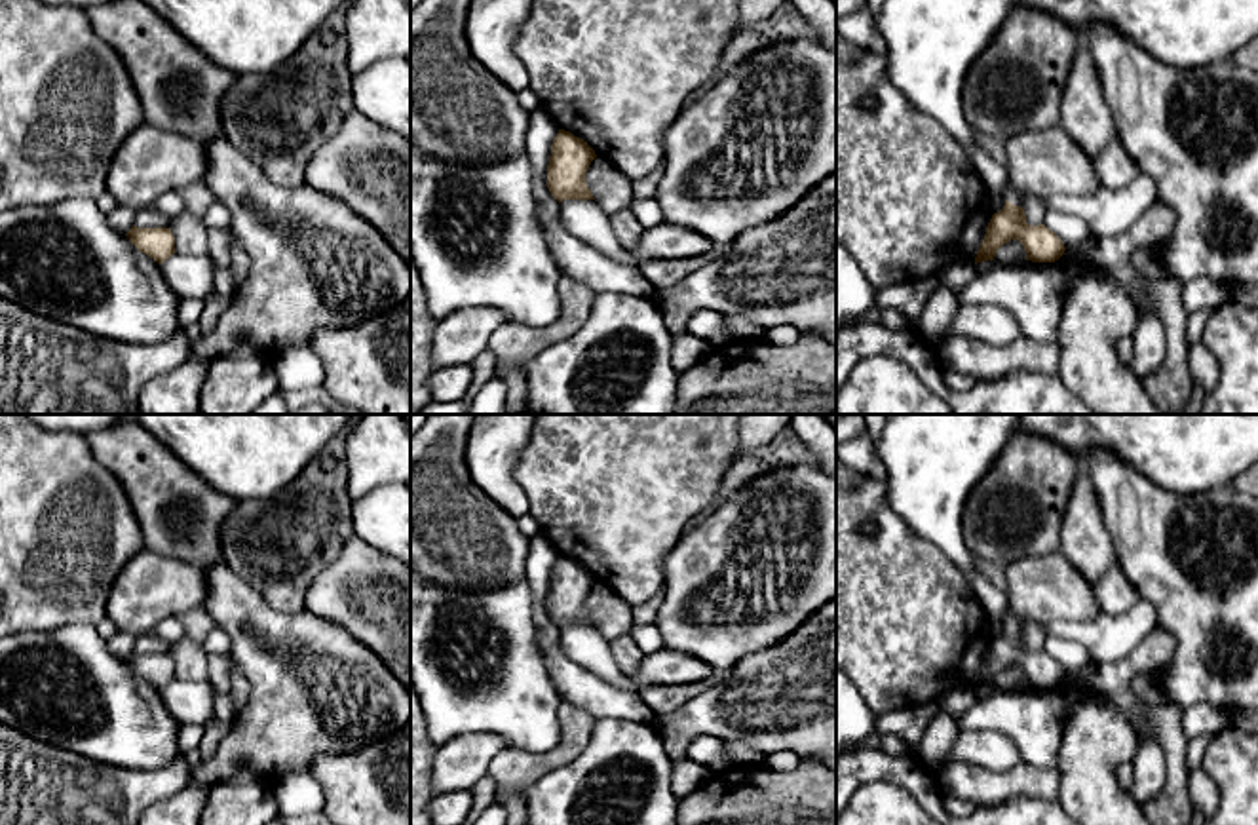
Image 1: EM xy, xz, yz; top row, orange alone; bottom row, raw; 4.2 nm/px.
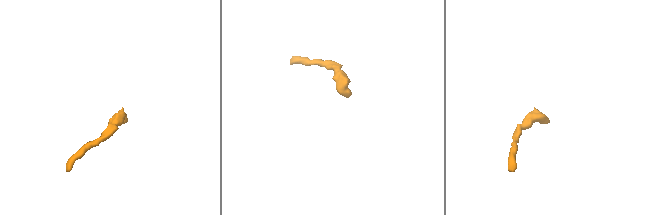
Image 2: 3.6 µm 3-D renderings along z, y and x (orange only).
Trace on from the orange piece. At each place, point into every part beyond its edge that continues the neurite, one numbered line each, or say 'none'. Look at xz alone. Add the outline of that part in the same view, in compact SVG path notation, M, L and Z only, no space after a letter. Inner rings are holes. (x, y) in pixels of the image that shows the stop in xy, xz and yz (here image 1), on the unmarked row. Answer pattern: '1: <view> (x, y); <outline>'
none

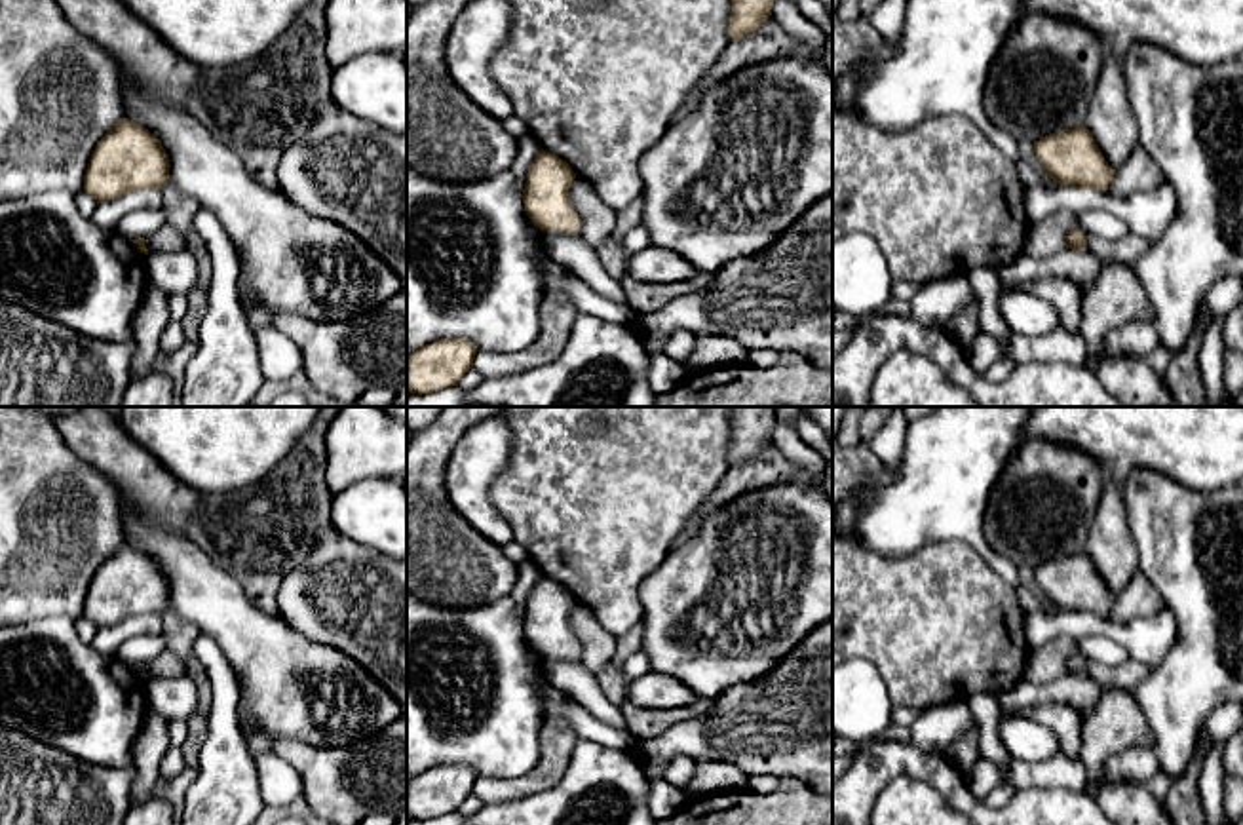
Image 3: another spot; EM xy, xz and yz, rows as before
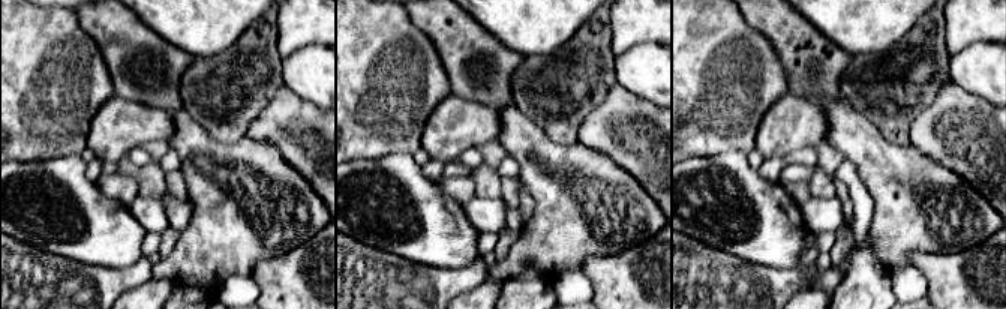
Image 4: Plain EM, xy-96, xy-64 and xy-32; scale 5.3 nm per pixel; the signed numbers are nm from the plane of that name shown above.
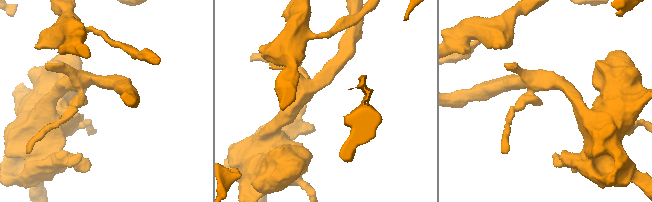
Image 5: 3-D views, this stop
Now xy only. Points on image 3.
none

